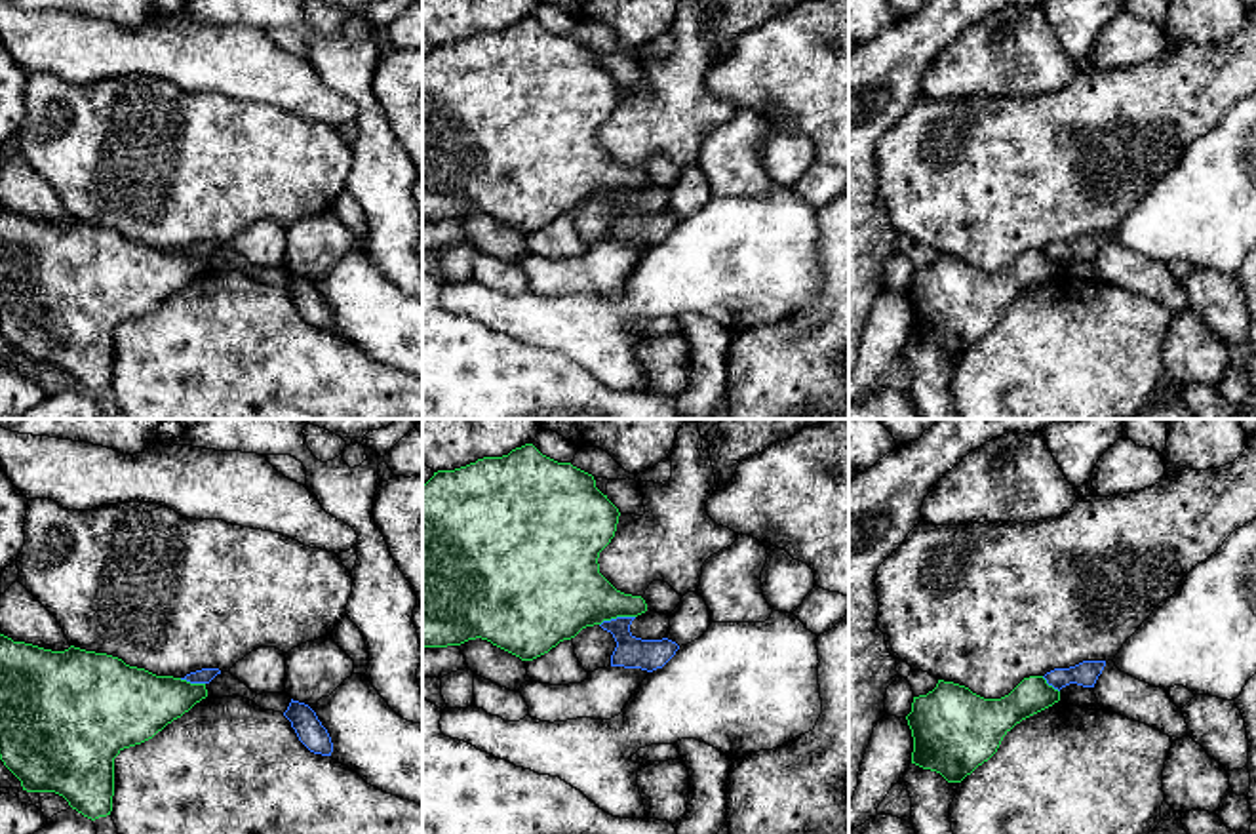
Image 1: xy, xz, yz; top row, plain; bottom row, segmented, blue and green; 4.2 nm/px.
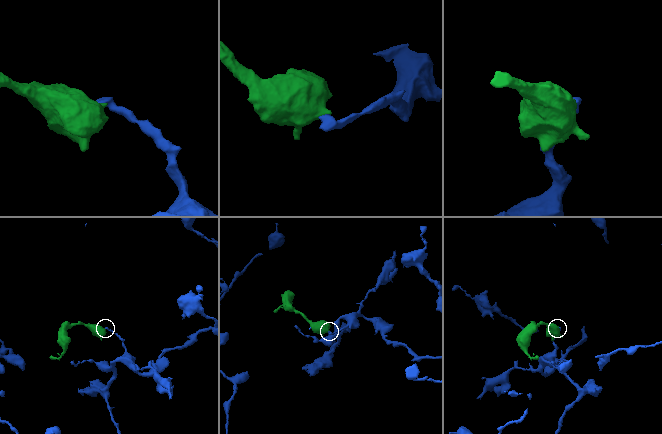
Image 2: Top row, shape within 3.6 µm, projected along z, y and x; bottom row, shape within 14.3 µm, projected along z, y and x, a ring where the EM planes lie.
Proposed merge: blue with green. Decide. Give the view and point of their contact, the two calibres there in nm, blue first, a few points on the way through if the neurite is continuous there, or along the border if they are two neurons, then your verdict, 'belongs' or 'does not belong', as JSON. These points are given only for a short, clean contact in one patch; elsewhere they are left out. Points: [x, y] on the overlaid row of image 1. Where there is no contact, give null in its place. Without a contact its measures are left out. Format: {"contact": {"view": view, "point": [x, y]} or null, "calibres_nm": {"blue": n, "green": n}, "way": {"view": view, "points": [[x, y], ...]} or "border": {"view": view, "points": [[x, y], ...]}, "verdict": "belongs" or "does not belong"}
{"contact": {"view": "xz", "point": [617, 617]}, "calibres_nm": {"blue": 140, "green": 340}, "border": {"view": "xz", "points": [[634, 615], [617, 615], [600, 625]]}, "verdict": "does not belong"}

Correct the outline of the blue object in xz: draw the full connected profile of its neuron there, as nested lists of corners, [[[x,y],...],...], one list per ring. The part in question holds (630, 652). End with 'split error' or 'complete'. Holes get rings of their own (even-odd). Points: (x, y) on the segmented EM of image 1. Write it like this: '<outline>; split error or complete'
[[[617,617],[603,621],[599,626],[613,634],[617,647],[611,655],[611,666],[641,668],[653,672],[662,668],[679,649],[679,645],[668,638],[641,640],[630,632],[630,625],[636,617]]]; complete

